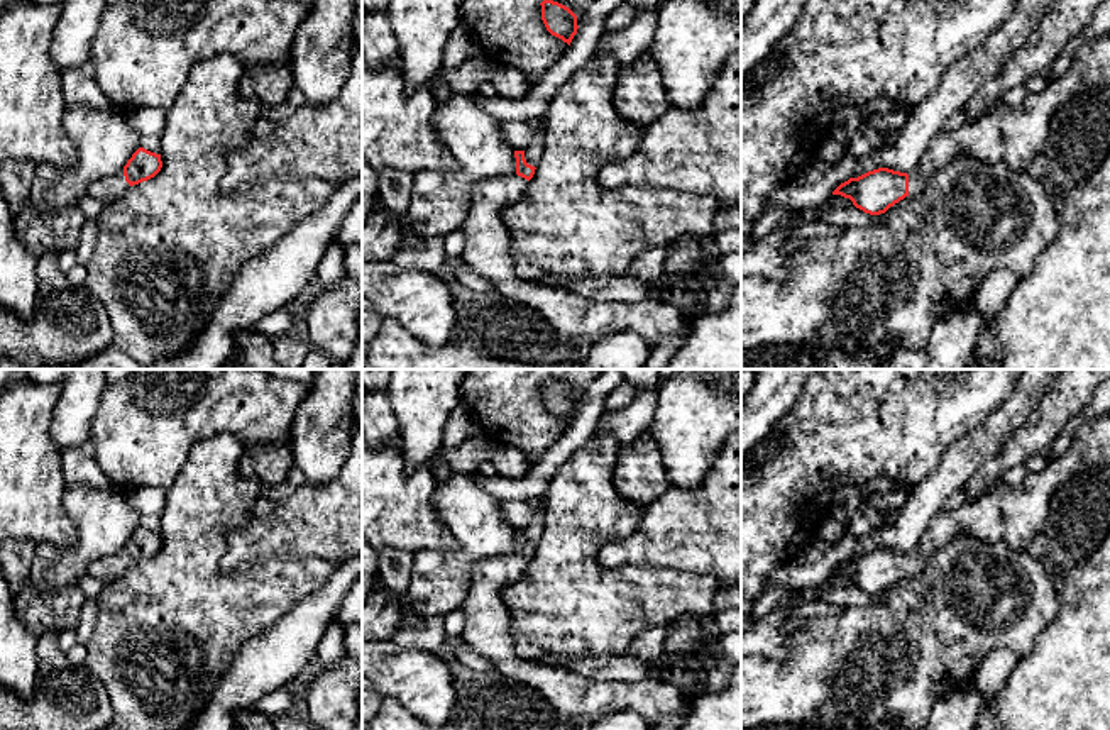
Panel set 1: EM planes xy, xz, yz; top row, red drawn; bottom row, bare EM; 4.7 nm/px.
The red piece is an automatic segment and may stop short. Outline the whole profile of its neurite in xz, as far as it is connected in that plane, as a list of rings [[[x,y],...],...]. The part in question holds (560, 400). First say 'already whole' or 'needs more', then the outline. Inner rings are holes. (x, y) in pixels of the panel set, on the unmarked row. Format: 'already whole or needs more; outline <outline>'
already whole; outline [[[543,379],[540,384],[547,410],[570,425],[579,408],[577,395],[569,386],[553,379]]]

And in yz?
needs more; outline [[[1110,408],[1081,425],[1071,447],[1044,471],[1029,473],[1015,486],[1002,481],[981,498],[937,513],[909,554],[878,547],[849,557],[832,574],[849,578],[865,593],[880,595],[905,576],[922,572],[929,559],[959,535],[1025,549],[1044,530],[1051,498],[1086,466],[1110,466]]]

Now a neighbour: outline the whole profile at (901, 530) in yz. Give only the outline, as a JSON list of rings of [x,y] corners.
[[[1025,369],[1008,400],[981,425],[956,440],[932,476],[912,486],[902,506],[883,515],[883,520],[860,539],[851,557],[878,547],[909,554],[926,535],[934,517],[942,512],[946,500],[964,489],[980,476],[981,466],[1000,454],[1003,444],[1022,429],[1052,379],[1063,371],[1066,369]]]

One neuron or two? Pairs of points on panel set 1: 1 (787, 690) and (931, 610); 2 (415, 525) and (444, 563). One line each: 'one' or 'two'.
1: one
2: two

